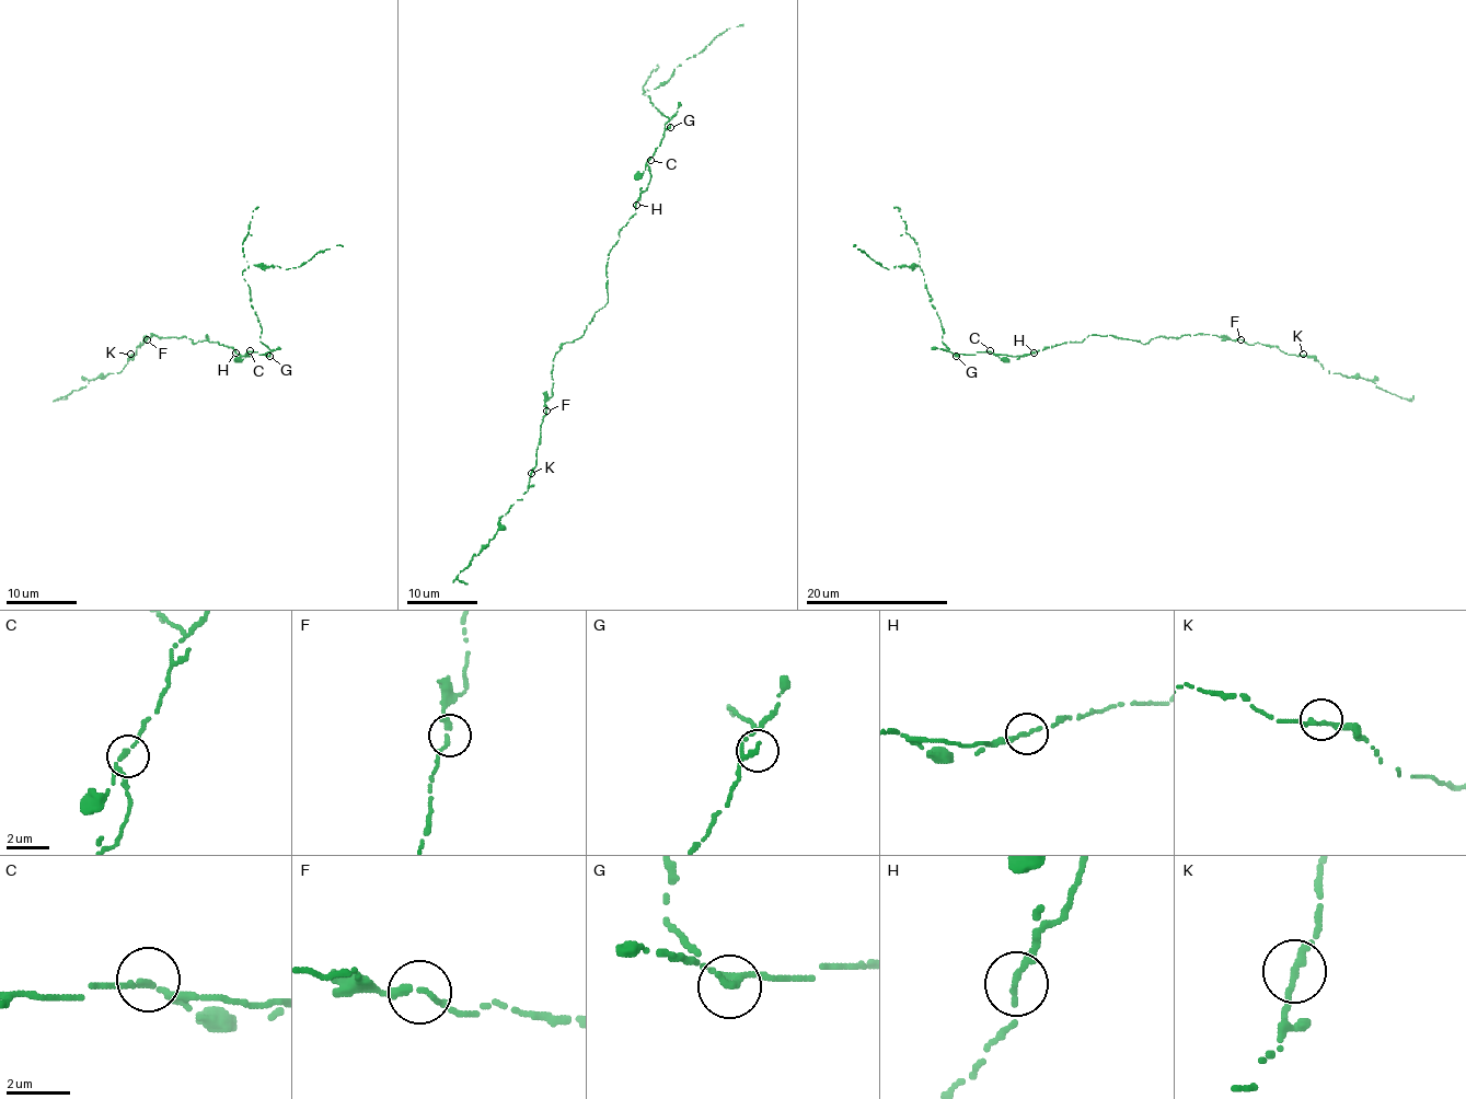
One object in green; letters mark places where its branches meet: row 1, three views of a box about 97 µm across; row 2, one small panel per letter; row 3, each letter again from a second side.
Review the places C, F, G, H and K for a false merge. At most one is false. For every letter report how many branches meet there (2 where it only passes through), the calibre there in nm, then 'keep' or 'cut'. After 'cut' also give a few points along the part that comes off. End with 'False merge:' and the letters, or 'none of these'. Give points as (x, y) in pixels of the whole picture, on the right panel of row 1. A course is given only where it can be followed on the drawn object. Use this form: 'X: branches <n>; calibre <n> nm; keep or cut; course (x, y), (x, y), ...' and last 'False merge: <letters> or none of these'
C: branches 2; calibre 180 nm; keep
F: branches 2; calibre 220 nm; keep
G: branches 2; calibre 200 nm; cut; course (956, 356), (942, 342), (942, 327), (920, 265), (886, 268), (853, 245)
H: branches 2; calibre 180 nm; keep
K: branches 2; calibre 220 nm; keep
False merge: G

